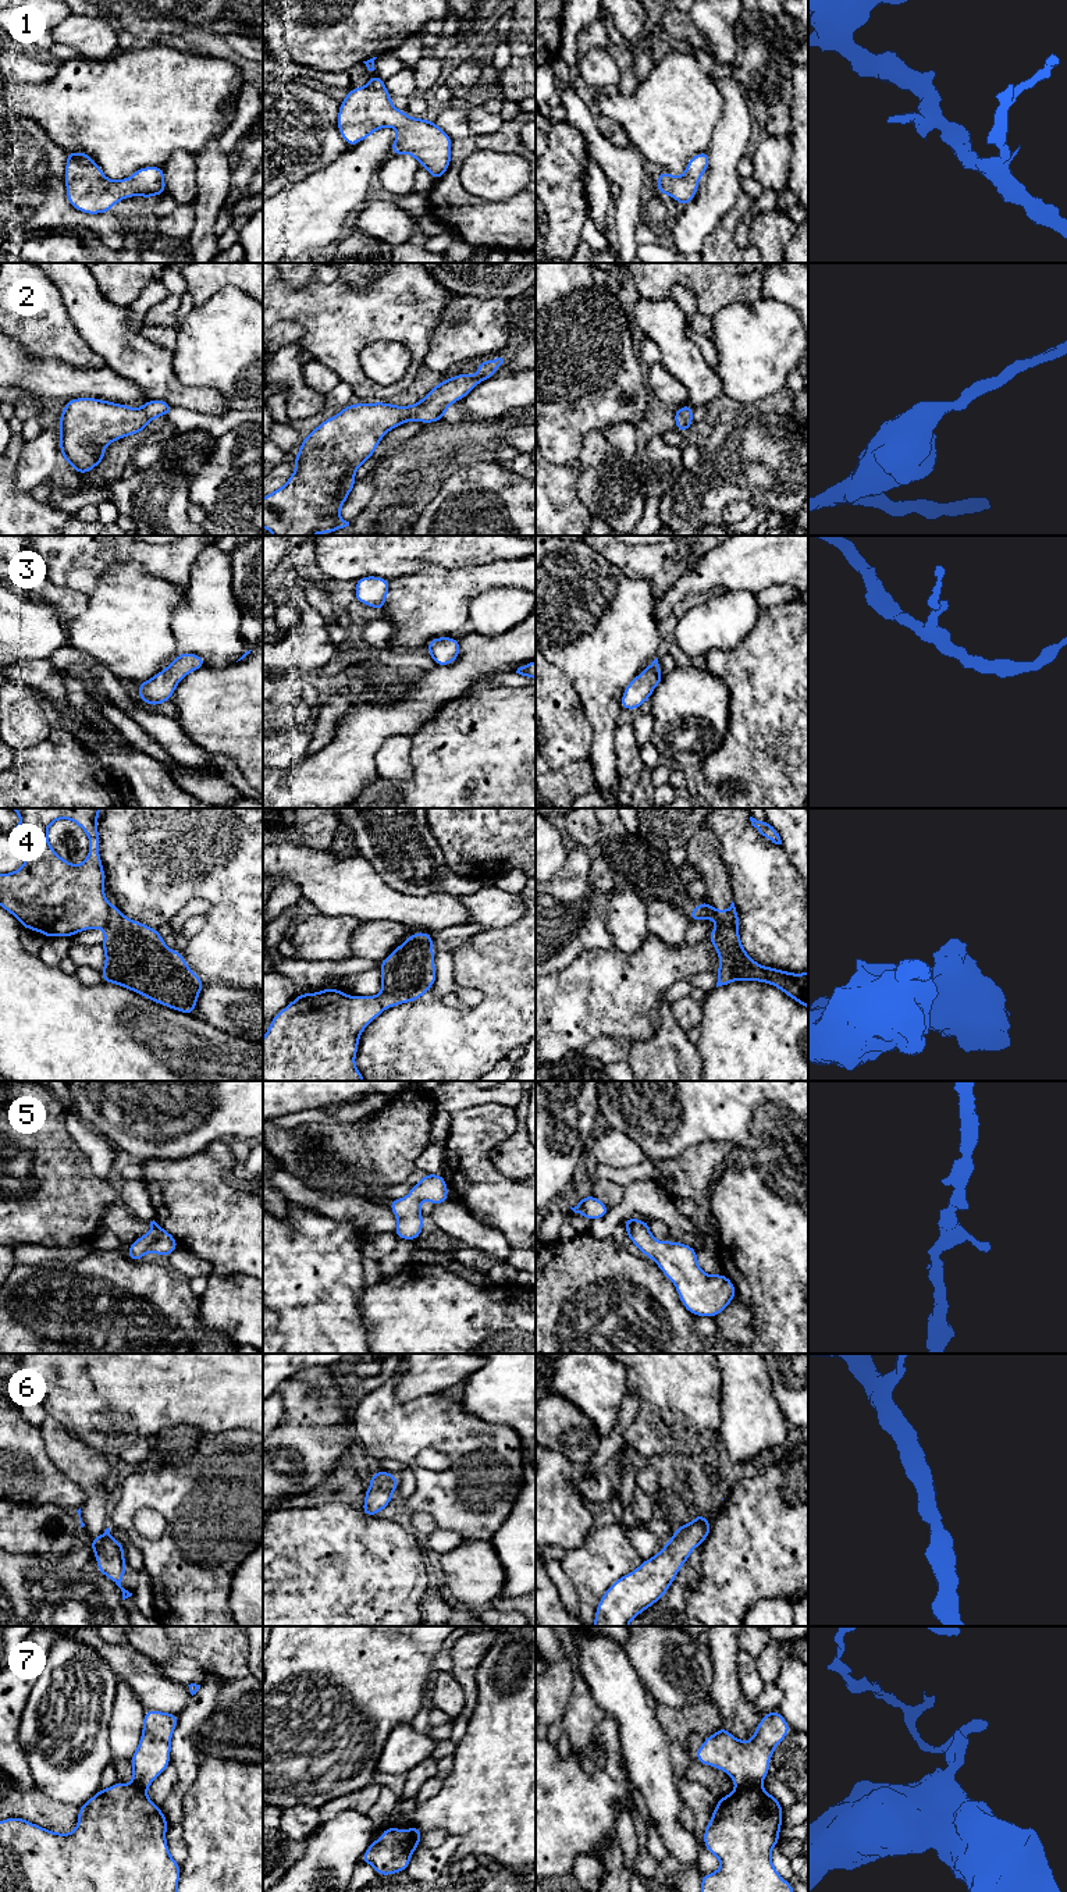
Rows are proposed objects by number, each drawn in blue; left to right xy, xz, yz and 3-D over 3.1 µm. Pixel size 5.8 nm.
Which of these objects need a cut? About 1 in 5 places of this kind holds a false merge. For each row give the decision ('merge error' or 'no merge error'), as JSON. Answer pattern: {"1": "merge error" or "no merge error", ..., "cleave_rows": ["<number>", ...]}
{"1": "no merge error", "2": "no merge error", "3": "no merge error", "4": "merge error", "5": "no merge error", "6": "no merge error", "7": "merge error", "cleave_rows": ["4", "7"]}

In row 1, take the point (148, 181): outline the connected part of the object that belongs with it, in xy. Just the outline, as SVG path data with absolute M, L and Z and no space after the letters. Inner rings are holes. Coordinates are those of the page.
M67 152L64 179L70 205L85 214L110 211L125 198L150 199L167 192L164 167L142 167L131 178L111 181L103 174L99 164L83 152Z

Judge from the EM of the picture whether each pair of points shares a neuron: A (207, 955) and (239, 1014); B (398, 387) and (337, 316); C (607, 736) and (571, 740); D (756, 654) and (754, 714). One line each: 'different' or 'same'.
A: different
B: same
C: different
D: same

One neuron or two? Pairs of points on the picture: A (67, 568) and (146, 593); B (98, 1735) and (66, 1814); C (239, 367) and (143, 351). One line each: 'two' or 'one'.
A: two
B: two
C: two

